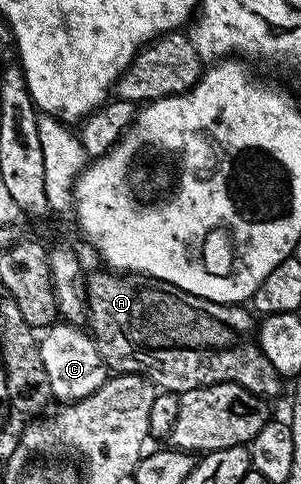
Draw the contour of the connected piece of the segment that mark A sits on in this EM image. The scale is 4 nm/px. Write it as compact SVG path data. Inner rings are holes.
M89 273L86 278L87 325L92 337L96 339L96 347L100 349L104 365L109 371L116 374L142 372L143 376L161 391L179 395L194 388L223 382L236 382L265 400L272 400L279 392L281 375L277 374L274 364L266 360L266 352L262 352L258 341L258 330L254 325L253 315L243 305L202 300L202 296L194 296L190 292L174 288L174 284L166 284L162 280L151 278L149 274L103 273Z

